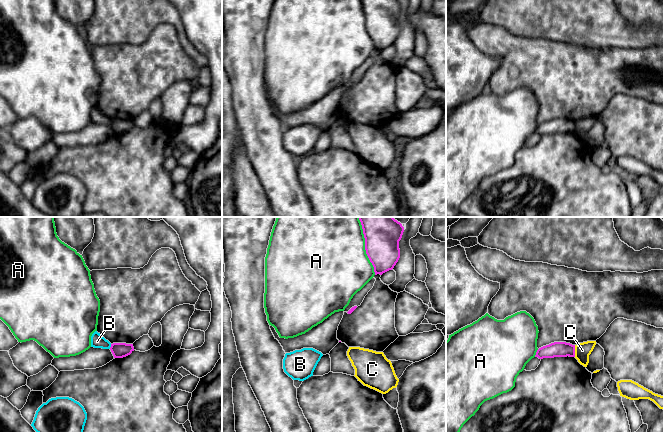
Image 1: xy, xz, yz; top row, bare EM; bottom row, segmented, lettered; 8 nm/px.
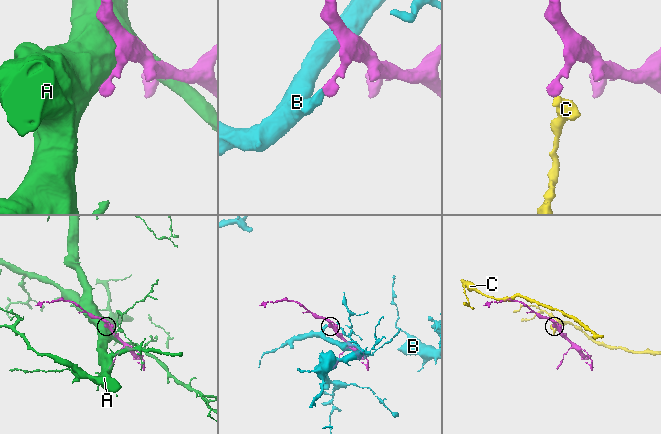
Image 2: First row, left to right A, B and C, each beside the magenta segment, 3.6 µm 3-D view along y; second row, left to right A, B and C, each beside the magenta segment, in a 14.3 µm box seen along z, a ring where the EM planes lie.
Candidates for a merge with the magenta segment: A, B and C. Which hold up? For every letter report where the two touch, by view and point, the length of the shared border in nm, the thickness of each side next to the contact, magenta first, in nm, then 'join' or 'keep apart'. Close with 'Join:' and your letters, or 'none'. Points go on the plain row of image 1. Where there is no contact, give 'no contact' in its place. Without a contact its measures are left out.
A: contact xz (365, 25); length 420 nm; calibres 280 and 500 nm; keep apart
B: contact xy (111, 122); length 40 nm; calibres 130 and 110 nm; keep apart
C: contact yz (574, 127); length 100 nm; calibres 130 and 130 nm; keep apart
Join: none

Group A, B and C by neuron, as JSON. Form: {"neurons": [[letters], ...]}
{"neurons": [["A"], ["B"], ["C"]]}

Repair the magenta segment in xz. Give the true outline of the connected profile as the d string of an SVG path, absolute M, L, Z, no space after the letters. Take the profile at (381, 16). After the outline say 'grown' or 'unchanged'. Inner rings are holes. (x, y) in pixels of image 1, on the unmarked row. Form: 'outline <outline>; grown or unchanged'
outline M361 0L366 30L374 43L375 51L392 46L400 34L399 17L402 0Z; unchanged

